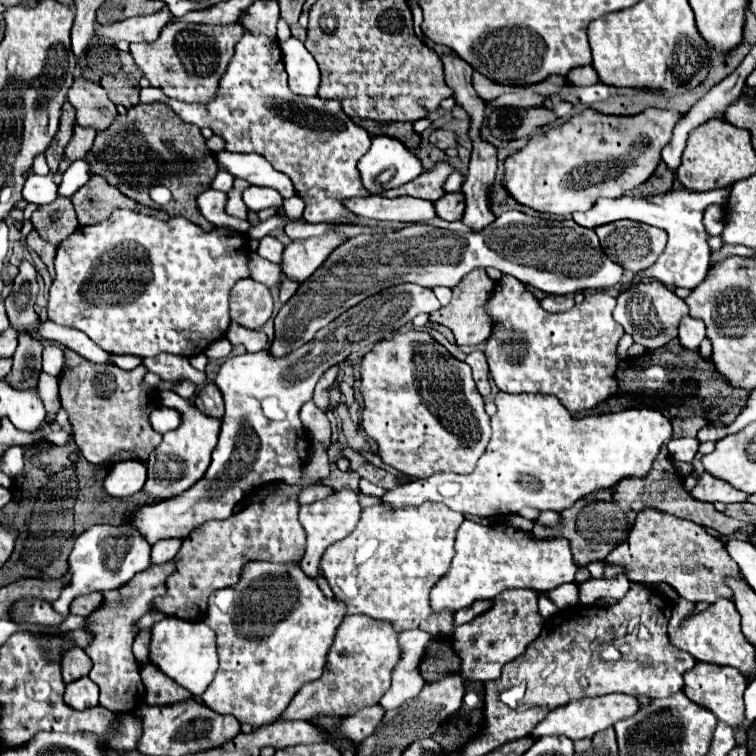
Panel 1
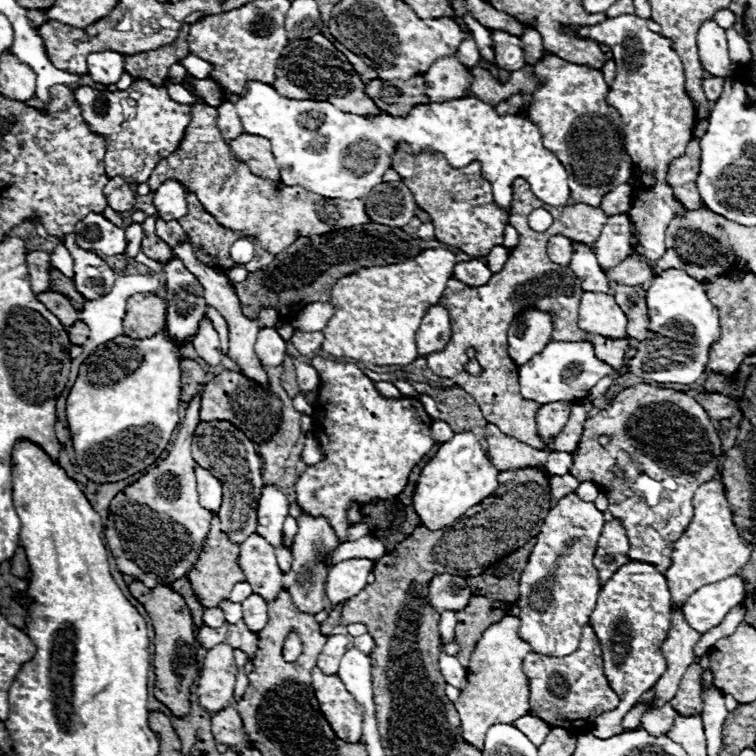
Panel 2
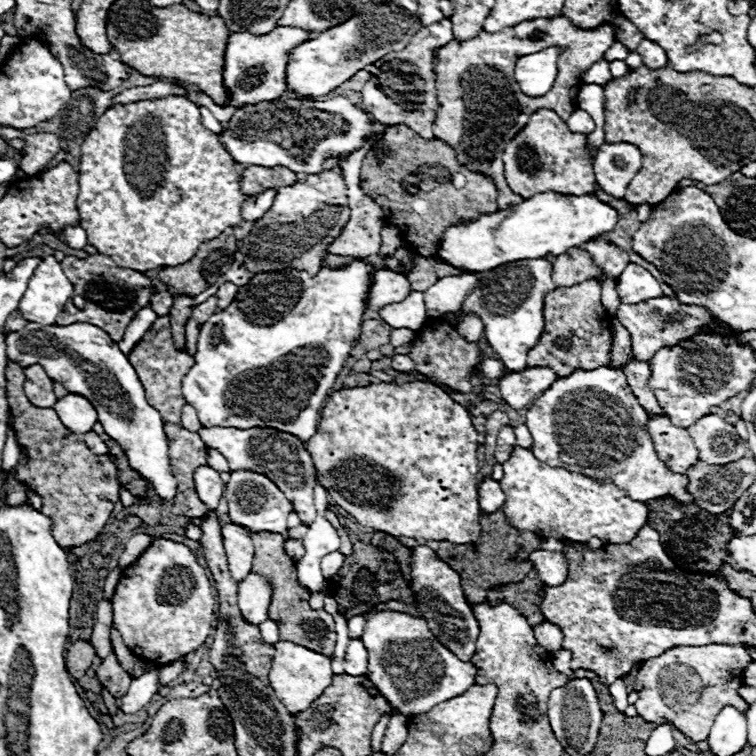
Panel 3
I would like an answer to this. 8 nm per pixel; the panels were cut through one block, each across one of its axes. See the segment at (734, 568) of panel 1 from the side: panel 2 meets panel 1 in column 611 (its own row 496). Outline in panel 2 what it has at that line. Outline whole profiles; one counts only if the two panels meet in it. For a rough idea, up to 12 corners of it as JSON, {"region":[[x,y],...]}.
{"region":[[572,474],[550,476],[552,506],[580,486]]}

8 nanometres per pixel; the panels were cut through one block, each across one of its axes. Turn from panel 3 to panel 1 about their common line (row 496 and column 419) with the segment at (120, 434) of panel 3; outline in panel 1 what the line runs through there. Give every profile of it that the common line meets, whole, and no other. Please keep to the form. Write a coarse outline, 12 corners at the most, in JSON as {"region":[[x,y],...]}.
{"region":[[376,136],[358,172],[370,194],[414,180],[422,162],[402,142]]}

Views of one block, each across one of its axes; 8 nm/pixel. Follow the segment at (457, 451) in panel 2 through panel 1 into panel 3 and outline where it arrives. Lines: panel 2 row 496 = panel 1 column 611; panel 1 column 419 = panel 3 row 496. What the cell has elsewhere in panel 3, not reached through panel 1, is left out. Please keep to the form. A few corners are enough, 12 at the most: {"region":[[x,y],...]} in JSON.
{"region":[[484,478],[478,488],[480,508],[496,512],[506,496],[496,480]]}

